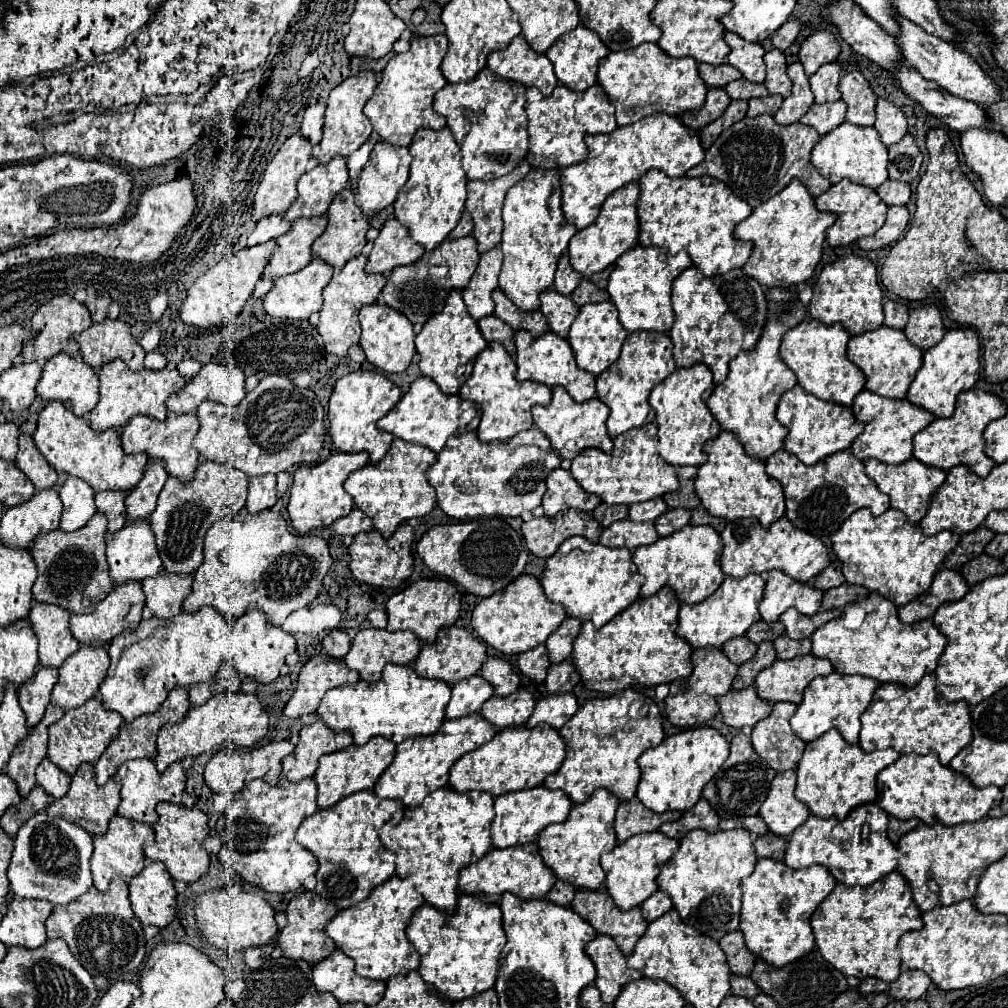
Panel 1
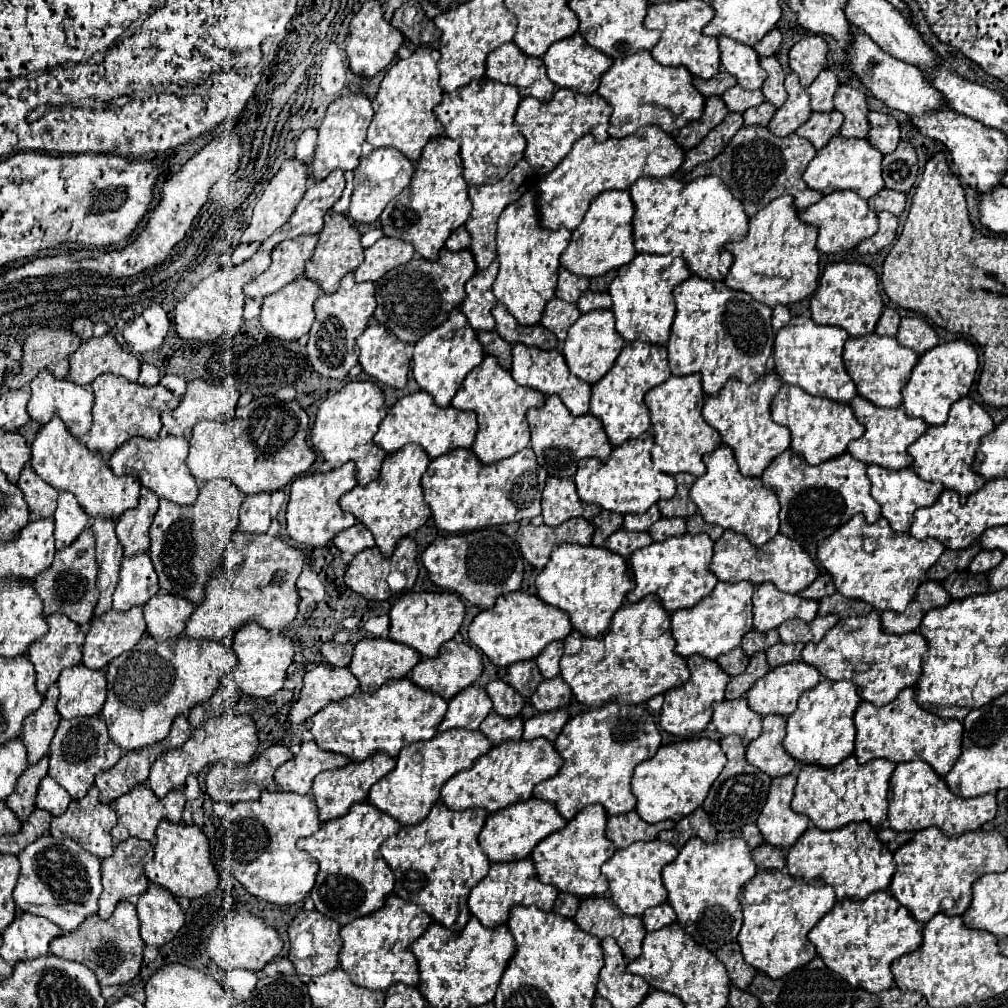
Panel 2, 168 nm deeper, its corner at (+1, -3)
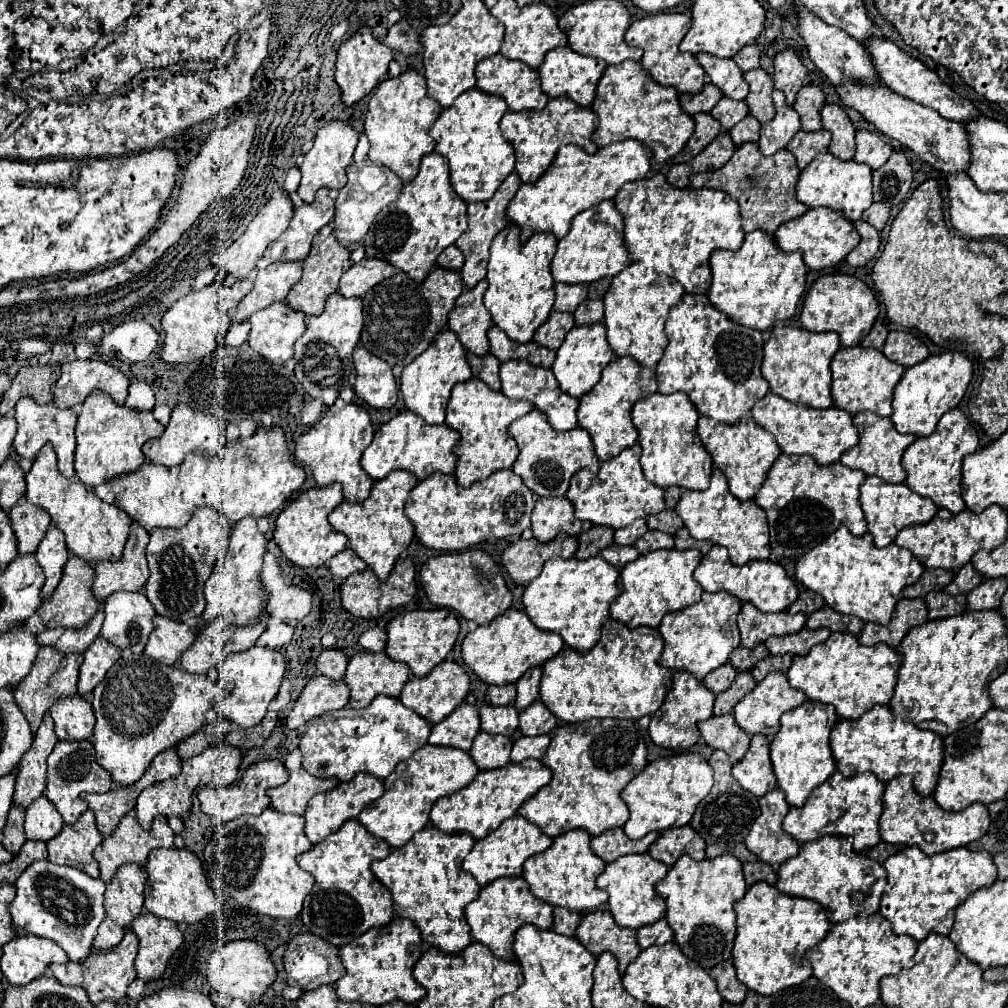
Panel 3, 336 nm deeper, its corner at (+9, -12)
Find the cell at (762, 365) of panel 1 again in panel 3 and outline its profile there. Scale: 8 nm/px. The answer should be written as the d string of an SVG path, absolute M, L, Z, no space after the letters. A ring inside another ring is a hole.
M746 414L734 426L716 424L714 420L702 416L698 420L698 436L700 436L706 452L712 456L714 466L726 474L730 492L742 502L752 500L758 494L758 490L762 488L774 460L780 456L780 448L778 448L774 436L770 432L766 432L764 428L760 428L752 420L750 414Z

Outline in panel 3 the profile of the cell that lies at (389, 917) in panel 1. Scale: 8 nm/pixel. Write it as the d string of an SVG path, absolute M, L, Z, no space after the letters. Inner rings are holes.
M394 918L382 928L372 928L362 934L352 944L346 944L340 950L340 960L346 968L346 974L334 984L336 994L344 1002L362 1002L372 1006L382 1006L386 1002L402 1000L416 1004L424 998L424 988L414 980L412 968L424 952L422 938L418 928L406 918Z

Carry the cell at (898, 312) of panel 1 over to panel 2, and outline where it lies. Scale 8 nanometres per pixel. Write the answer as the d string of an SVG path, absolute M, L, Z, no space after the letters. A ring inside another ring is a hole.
M886 309L876 325L876 333L878 335L890 335L894 337L898 333L898 327L900 327L900 315L896 309Z

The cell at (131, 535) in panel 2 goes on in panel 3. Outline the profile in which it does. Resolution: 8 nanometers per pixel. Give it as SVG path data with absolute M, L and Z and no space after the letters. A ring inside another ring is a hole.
M132 524L130 538L124 546L122 560L118 562L100 562L96 564L96 580L92 592L96 600L106 602L108 596L120 590L142 590L150 576L146 562L146 544L148 534L138 524Z

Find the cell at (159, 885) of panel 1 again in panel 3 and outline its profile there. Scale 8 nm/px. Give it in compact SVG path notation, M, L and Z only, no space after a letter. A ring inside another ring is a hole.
M146 912L132 922L132 930L140 940L136 956L138 978L150 982L164 974L170 956L180 948L184 936L170 920L158 920L158 916Z

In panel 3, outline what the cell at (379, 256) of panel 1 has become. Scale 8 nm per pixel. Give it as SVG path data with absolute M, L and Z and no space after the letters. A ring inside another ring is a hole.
M364 258L358 264L352 264L346 274L340 278L340 288L338 292L346 298L364 298L364 294L374 288L378 282L394 276L398 270L384 260L376 258Z

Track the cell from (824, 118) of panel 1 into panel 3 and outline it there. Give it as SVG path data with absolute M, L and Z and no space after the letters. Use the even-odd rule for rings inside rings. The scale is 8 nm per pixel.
M800 130L786 146L786 150L790 150L796 156L796 164L800 170L804 170L812 158L826 150L830 144L830 132L828 130L818 130L818 132L804 132Z

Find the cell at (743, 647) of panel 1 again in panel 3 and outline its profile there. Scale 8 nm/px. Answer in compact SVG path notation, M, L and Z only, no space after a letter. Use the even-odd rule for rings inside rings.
M724 664L722 668L716 668L714 672L710 672L710 674L704 678L704 686L706 686L708 690L712 690L714 694L720 694L720 692L724 692L724 690L730 688L730 684L732 684L732 680L734 680L736 674L738 674L738 672L736 672L730 664Z

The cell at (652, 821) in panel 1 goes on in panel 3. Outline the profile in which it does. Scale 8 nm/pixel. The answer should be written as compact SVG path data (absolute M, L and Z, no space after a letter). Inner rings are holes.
M614 828L608 832L602 832L590 840L590 848L596 856L600 856L604 862L612 862L626 854L644 854L648 852L650 844L658 838L658 832L650 832L640 840L630 840L622 828Z

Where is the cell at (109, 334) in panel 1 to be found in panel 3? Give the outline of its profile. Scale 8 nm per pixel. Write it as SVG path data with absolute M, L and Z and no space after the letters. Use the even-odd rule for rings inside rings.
M74 360L70 364L62 364L60 378L52 388L52 394L58 408L72 408L74 404L84 402L92 390L110 394L110 398L122 406L128 396L128 386L130 382L120 370L100 360Z

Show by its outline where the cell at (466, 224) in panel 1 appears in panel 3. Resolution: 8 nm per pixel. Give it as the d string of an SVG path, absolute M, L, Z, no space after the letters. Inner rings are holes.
M450 246L446 248L446 252L442 252L442 256L438 256L438 266L442 268L448 268L448 270L460 270L464 264L464 254L456 248L456 246Z

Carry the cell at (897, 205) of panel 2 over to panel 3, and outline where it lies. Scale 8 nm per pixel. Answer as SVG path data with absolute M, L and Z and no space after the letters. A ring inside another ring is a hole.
M874 202L864 214L862 214L862 220L872 224L876 230L882 230L886 226L890 218L890 206L888 204L882 204L882 202Z

